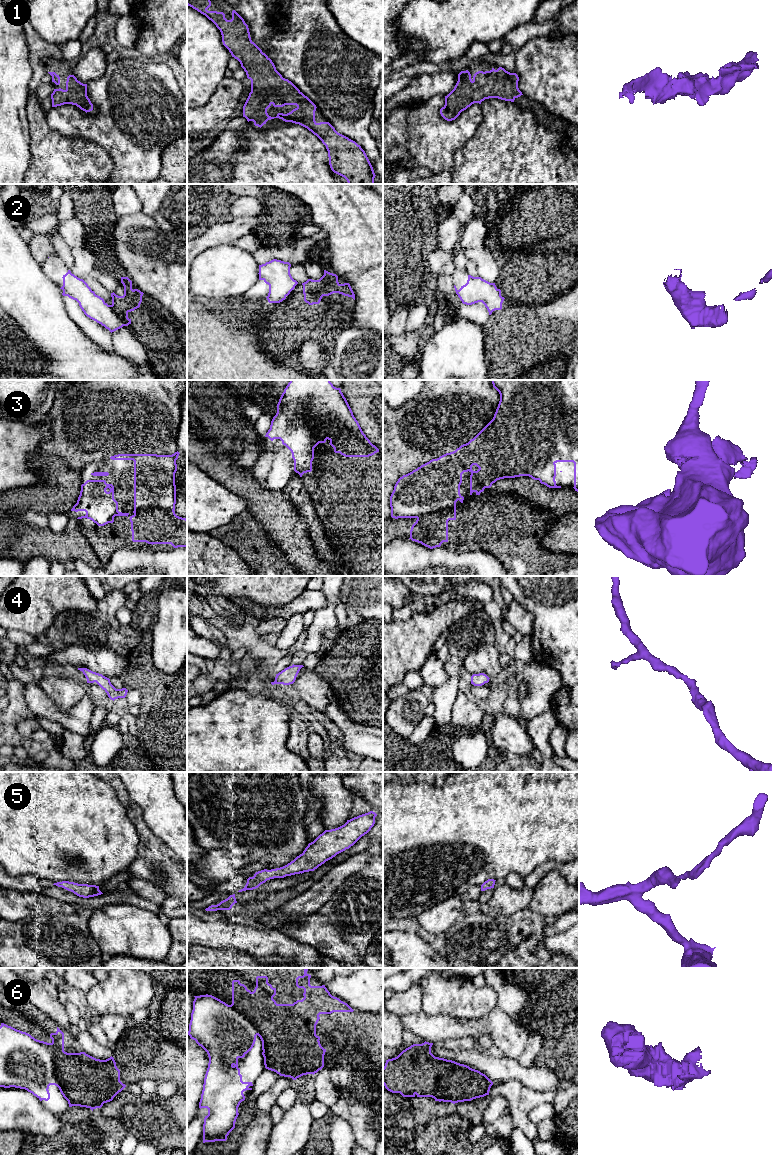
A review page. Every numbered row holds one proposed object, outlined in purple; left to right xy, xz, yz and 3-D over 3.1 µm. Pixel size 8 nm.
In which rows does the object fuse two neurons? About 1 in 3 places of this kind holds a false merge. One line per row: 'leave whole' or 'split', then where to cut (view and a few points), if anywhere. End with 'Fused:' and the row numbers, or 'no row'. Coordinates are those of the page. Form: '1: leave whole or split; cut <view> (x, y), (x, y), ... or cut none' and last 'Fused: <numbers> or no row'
1: leave whole; cut none
2: leave whole; cut none
3: split; cut xz (320, 424), (361, 430)
4: leave whole; cut none
5: leave whole; cut none
6: split; cut xz (300, 1000), (300, 1022), (305, 1026), (307, 1034), (318, 1040)
Fused: 3, 6

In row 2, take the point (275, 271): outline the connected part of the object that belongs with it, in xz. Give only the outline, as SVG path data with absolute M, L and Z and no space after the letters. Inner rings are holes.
M277 259L259 265L259 280L269 285L266 297L269 303L282 302L298 284L290 274L290 267L289 262Z

